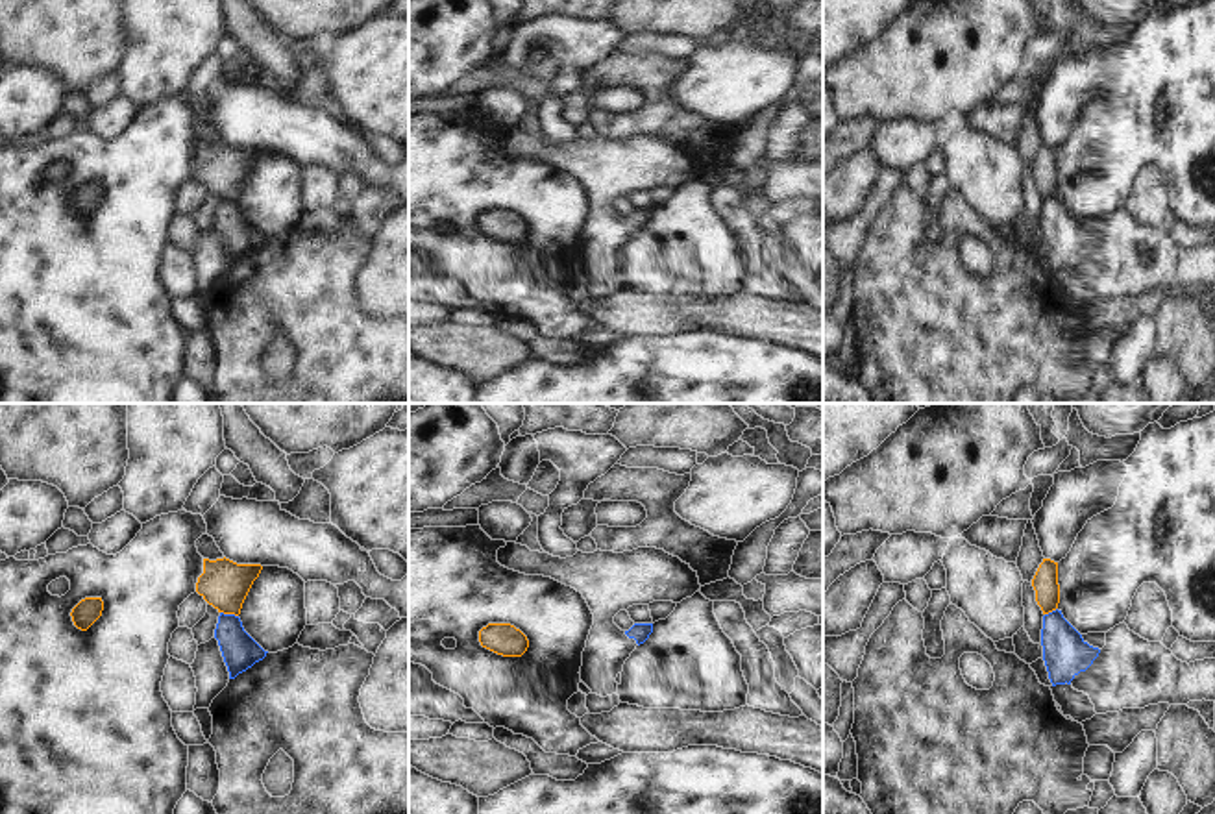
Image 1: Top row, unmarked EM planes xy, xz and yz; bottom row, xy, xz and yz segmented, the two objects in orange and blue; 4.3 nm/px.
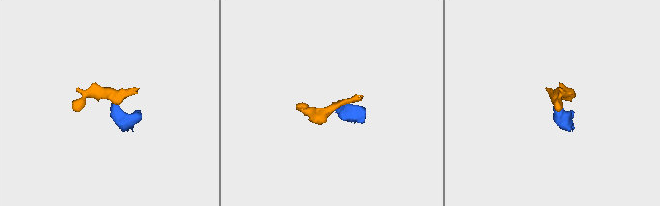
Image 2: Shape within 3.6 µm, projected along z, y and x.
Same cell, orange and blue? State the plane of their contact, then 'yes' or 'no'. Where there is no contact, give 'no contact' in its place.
xy | no

